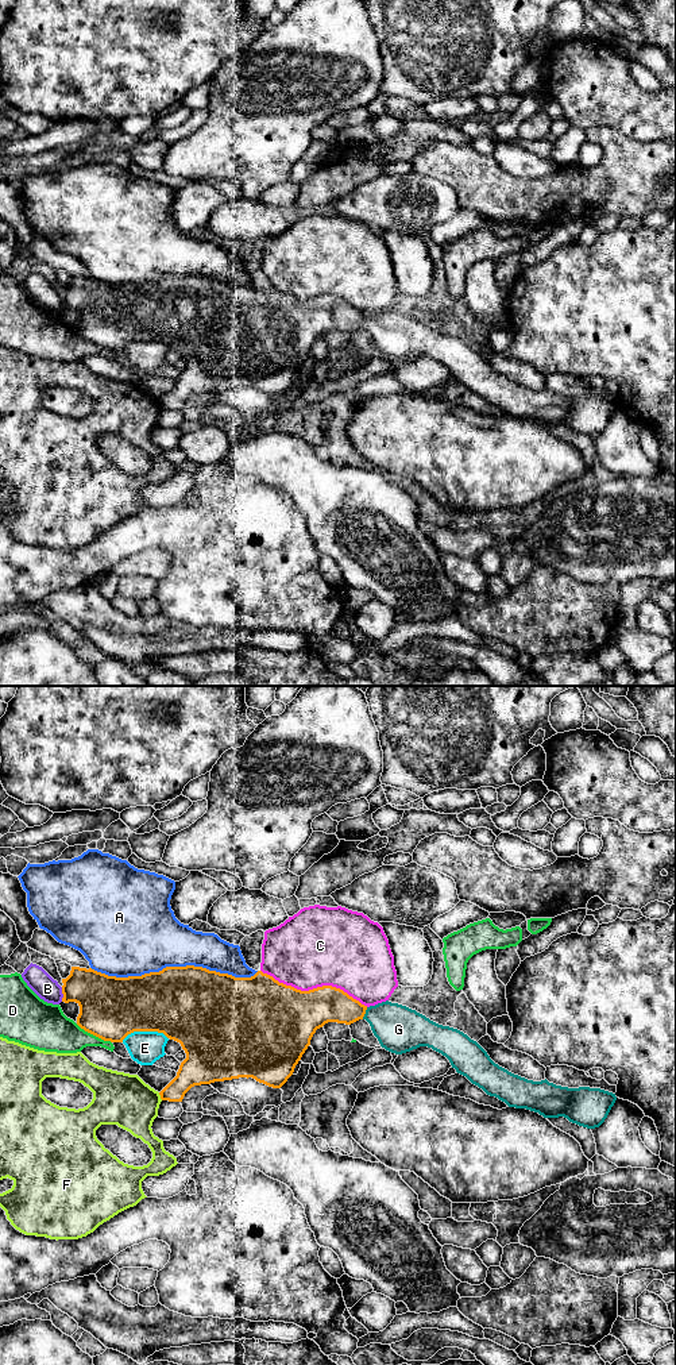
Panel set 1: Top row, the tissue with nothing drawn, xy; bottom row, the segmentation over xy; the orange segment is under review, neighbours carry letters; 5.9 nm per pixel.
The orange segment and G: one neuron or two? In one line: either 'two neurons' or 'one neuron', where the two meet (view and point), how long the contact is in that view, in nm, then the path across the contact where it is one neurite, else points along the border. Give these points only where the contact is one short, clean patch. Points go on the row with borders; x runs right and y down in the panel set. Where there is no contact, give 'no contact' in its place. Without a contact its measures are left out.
one neuron; contact xy (364, 1013); length 80 nm; way xy (327, 1003), (364, 1013), (382, 1017), (398, 1029)

